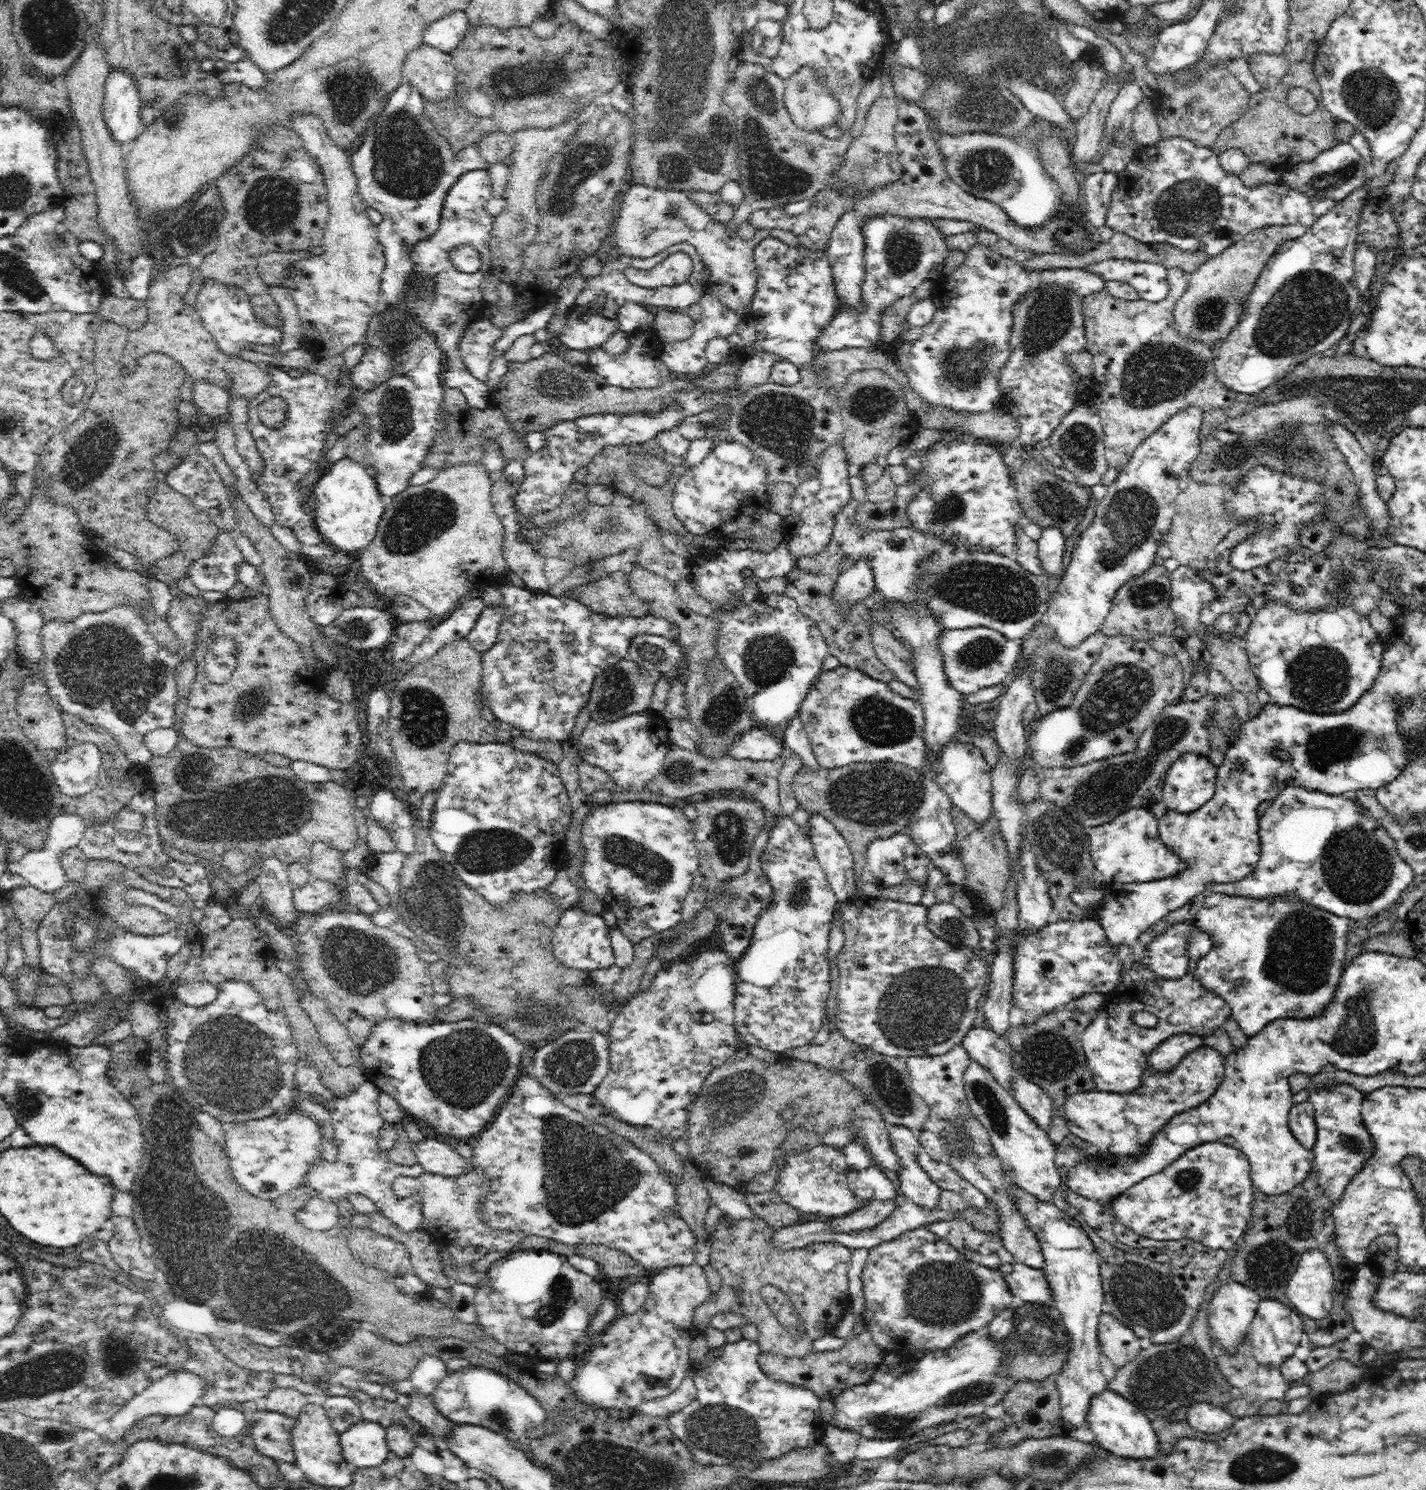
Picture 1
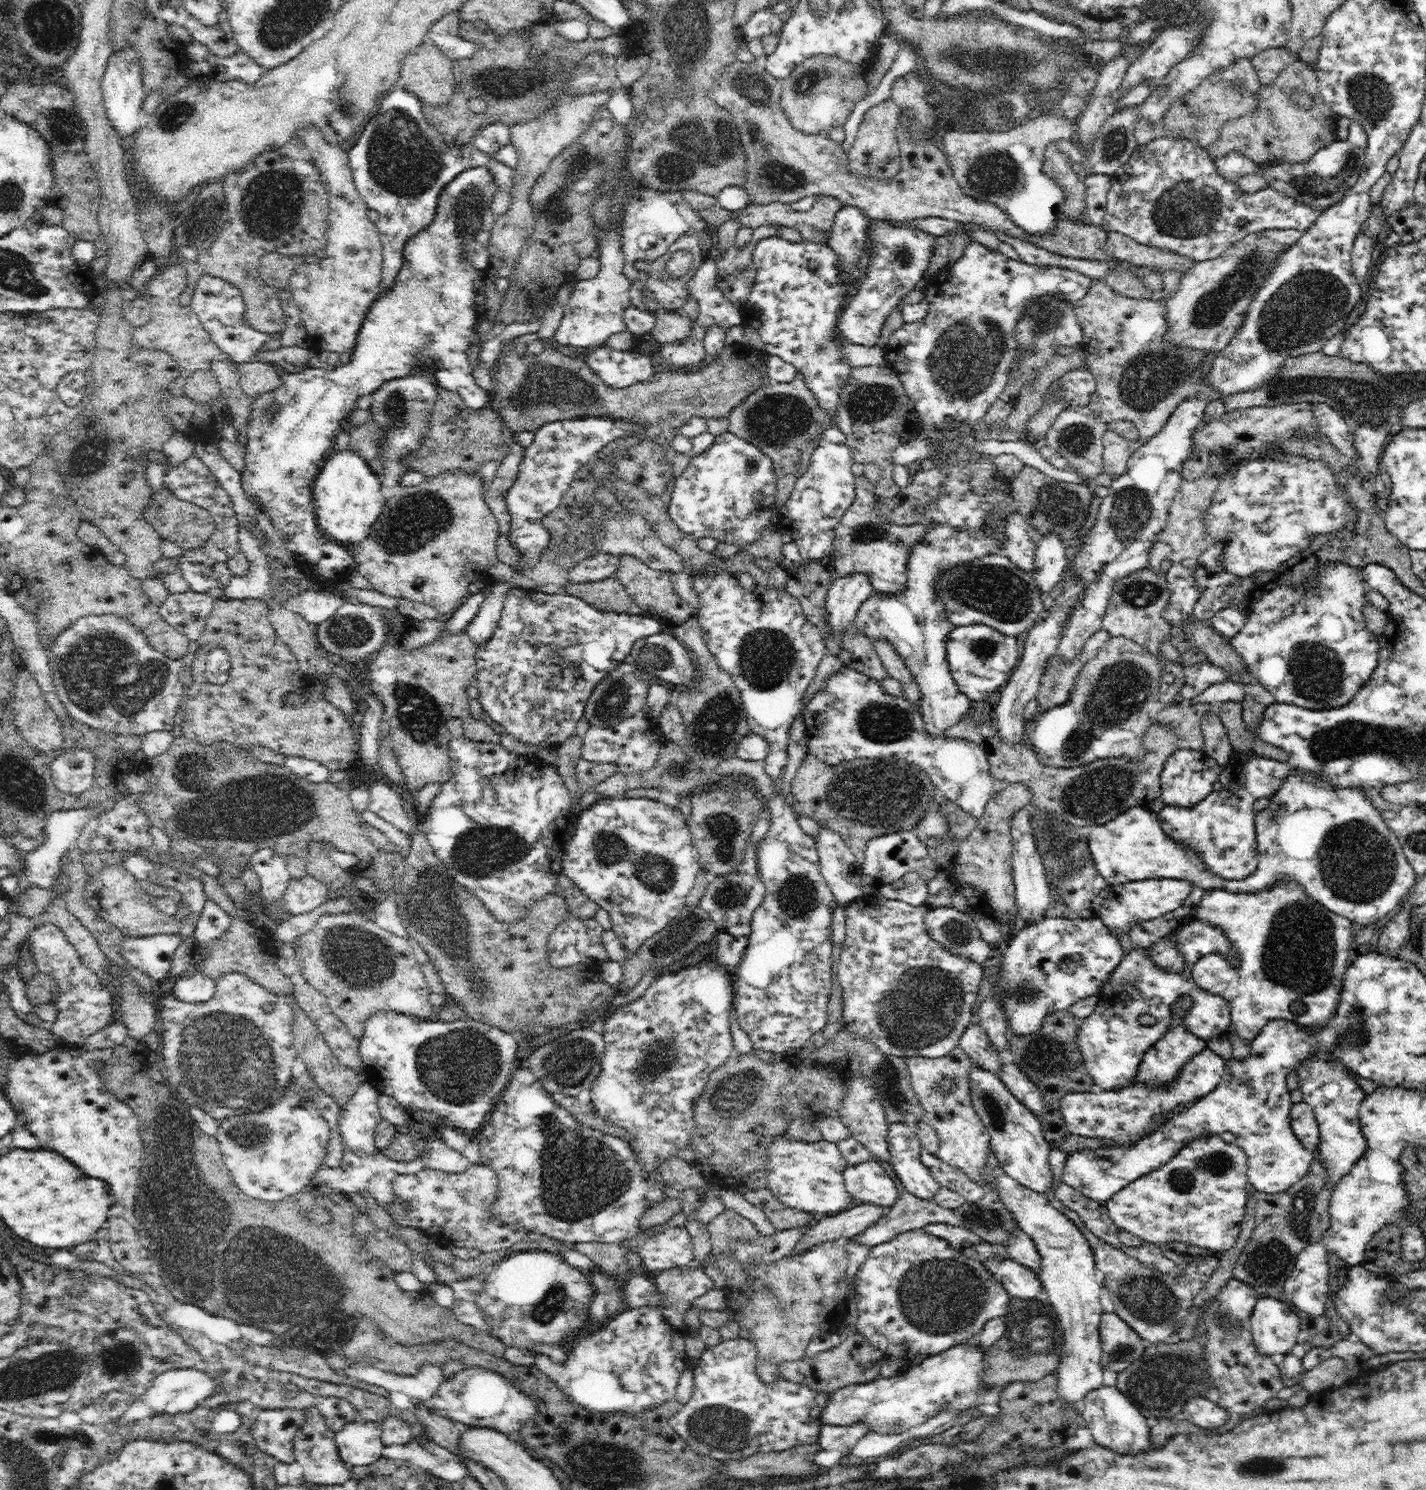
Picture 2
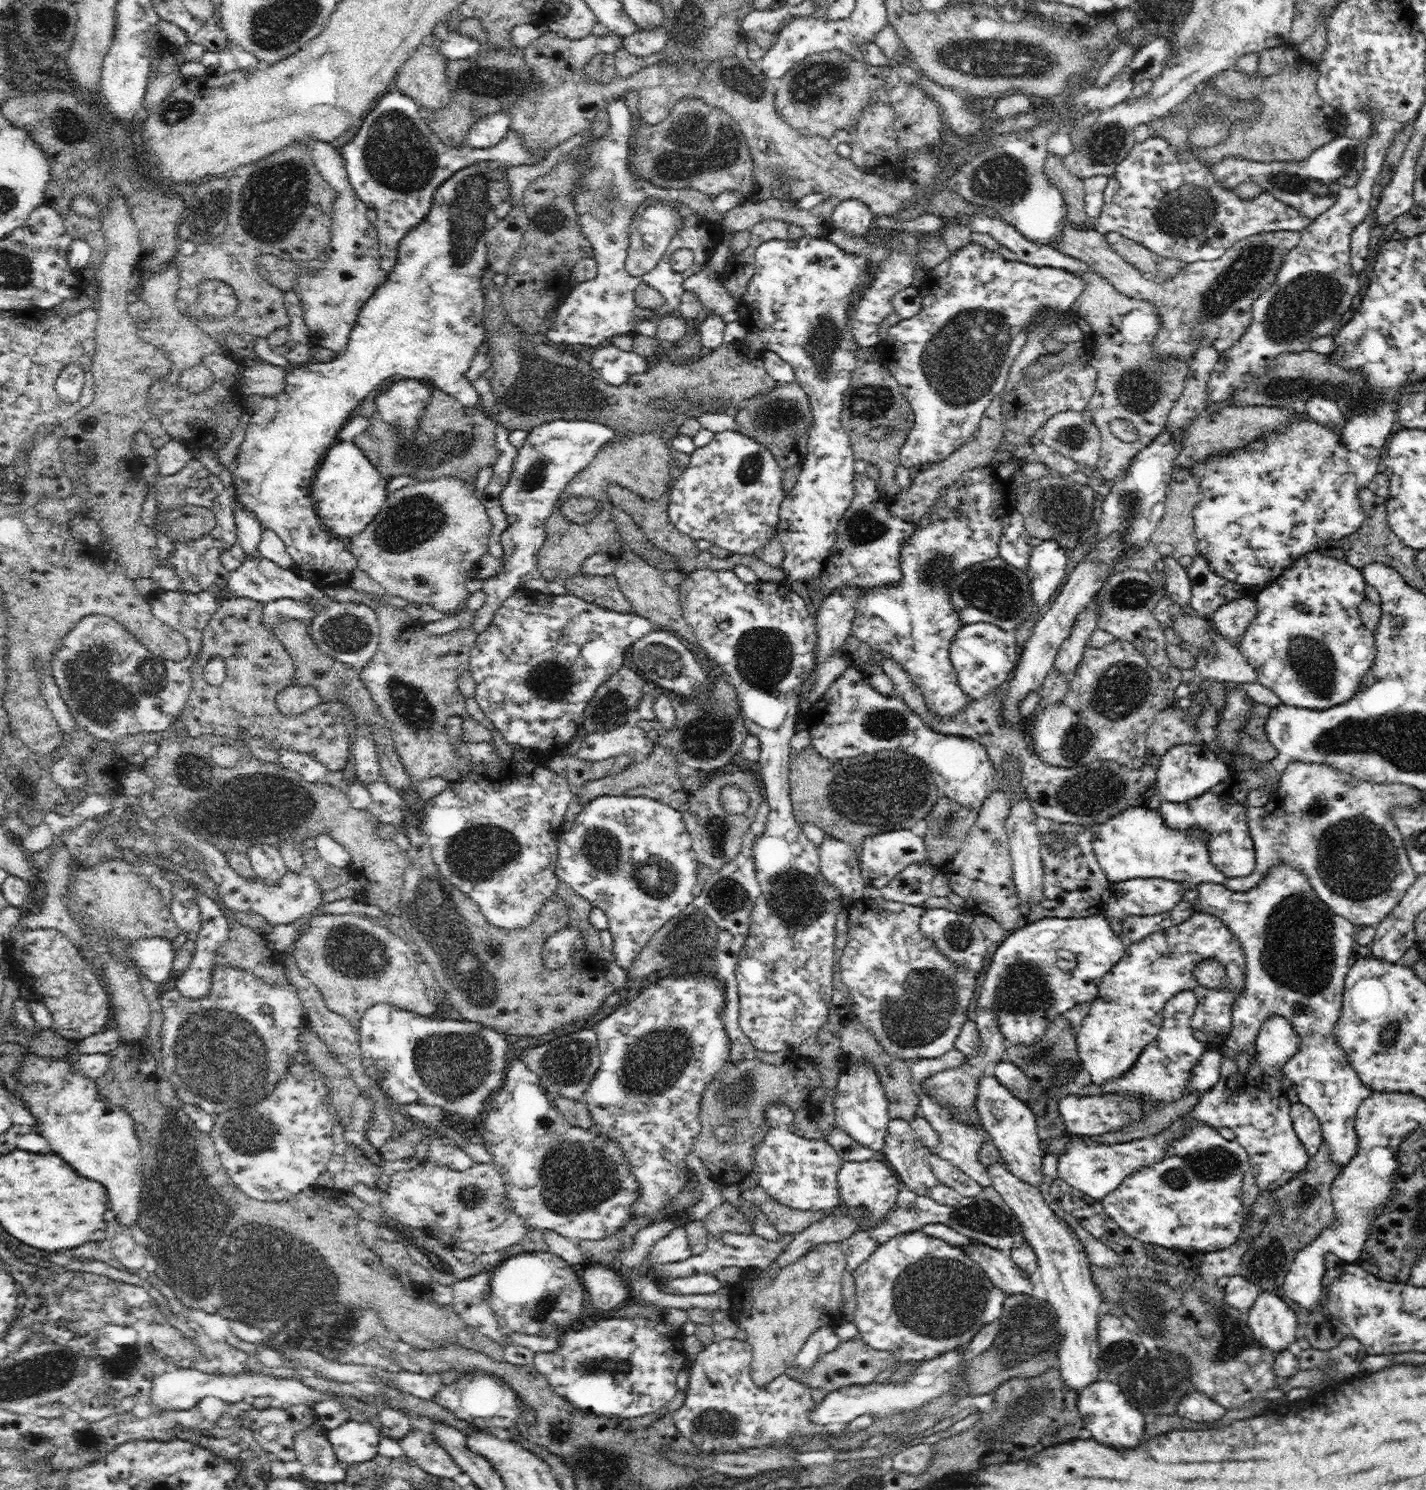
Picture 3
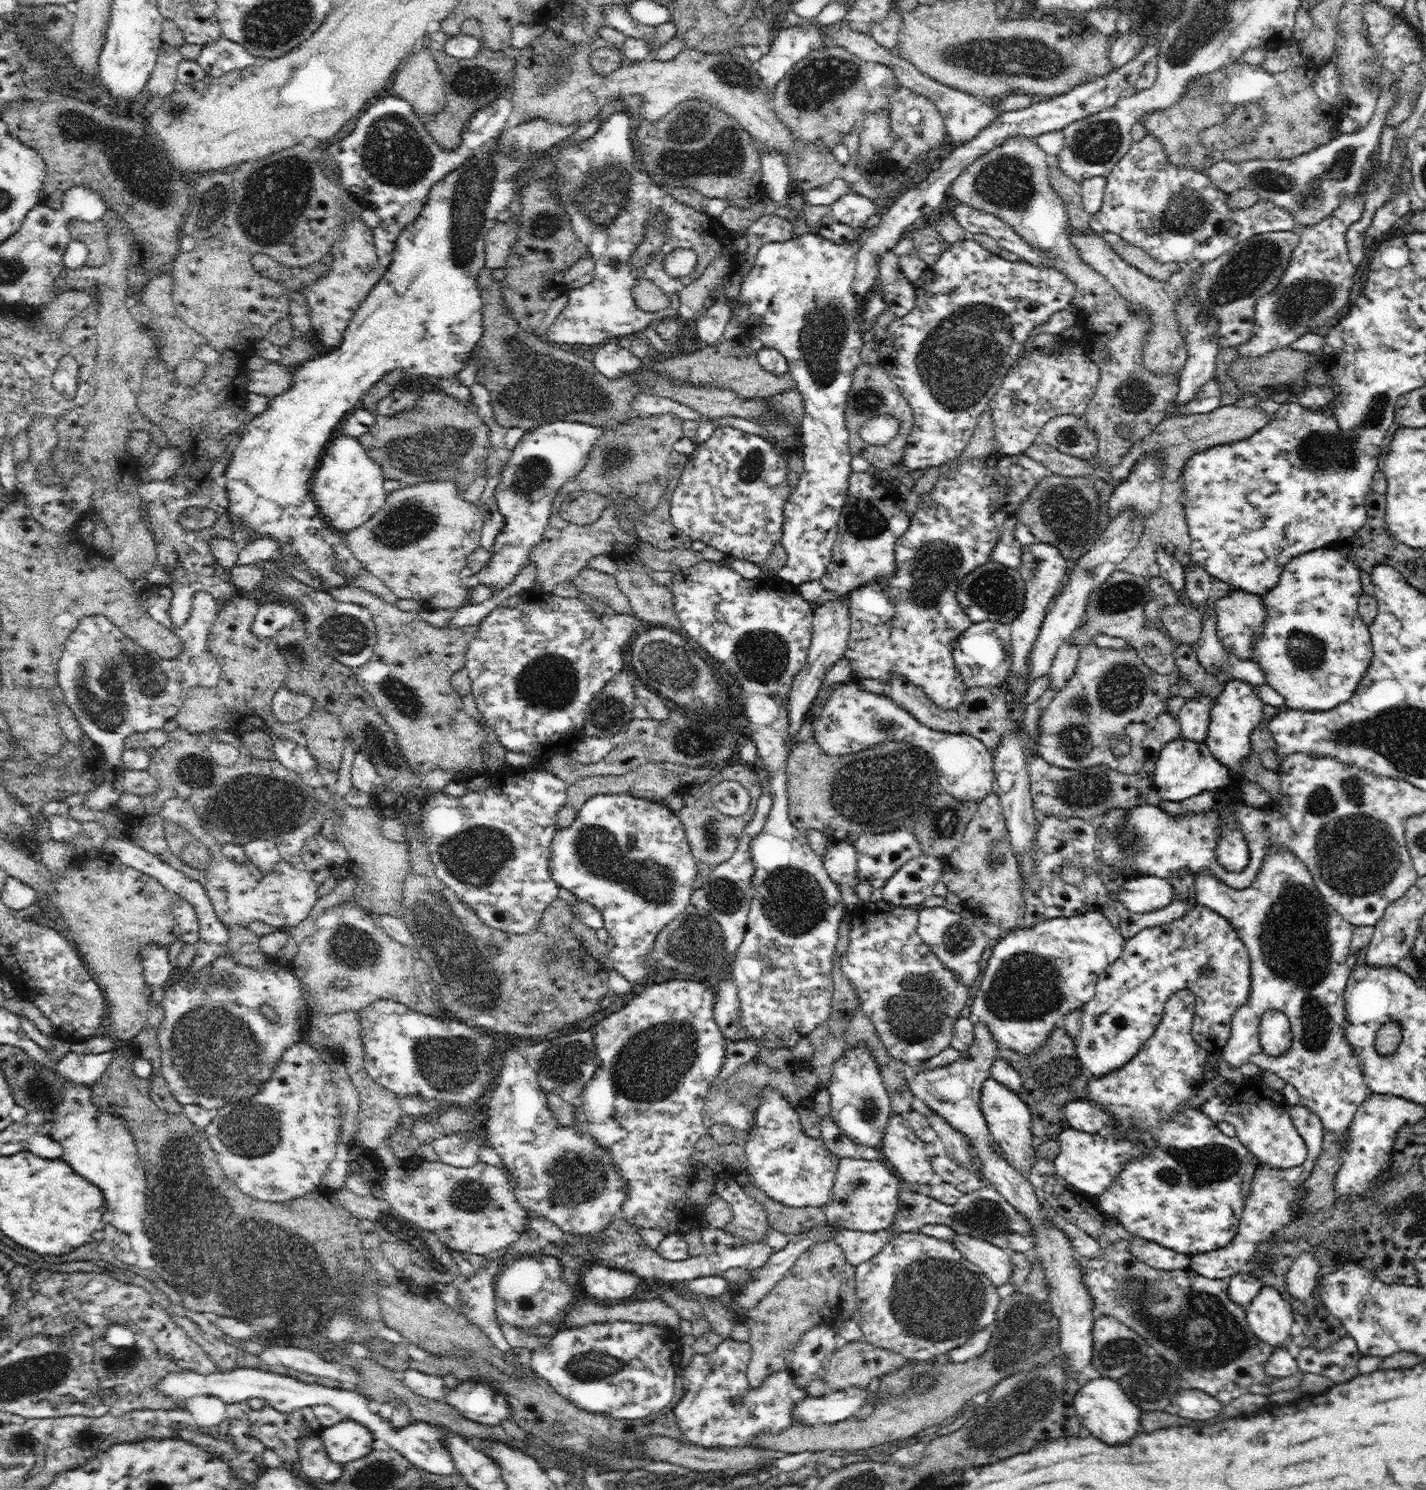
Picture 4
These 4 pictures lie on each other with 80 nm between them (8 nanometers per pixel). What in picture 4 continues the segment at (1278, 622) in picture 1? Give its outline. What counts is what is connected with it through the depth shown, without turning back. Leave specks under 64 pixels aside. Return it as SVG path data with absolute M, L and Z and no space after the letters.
M1322 547L1292 558L1279 576L1278 584L1262 595L1266 616L1252 641L1251 659L1264 671L1265 683L1284 698L1286 708L1328 711L1350 700L1372 660L1369 626L1359 615L1357 604L1362 596L1361 570L1338 548Z

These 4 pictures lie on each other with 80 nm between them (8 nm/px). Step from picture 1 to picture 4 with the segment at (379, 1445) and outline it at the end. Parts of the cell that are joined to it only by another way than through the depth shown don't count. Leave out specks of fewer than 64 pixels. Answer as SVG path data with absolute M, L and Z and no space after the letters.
M341 1419L334 1426L323 1428L319 1434L330 1460L342 1464L364 1458L377 1444L372 1431L352 1419Z

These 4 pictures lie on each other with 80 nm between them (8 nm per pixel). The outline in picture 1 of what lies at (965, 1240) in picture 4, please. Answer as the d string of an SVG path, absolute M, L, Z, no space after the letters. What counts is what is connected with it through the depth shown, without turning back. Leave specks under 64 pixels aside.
M1018 1262L998 1266L996 1269L1004 1275L1012 1296L1019 1296L1021 1302L1052 1304L1052 1289L1048 1287L1042 1269L1035 1269Z

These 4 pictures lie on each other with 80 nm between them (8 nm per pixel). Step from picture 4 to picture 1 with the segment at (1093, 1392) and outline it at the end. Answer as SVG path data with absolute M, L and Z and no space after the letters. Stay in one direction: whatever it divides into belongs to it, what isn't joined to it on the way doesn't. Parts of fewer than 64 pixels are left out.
M1107 1389L1092 1398L1088 1409L1086 1422L1102 1449L1124 1458L1154 1458L1158 1454L1158 1435L1150 1425L1151 1420L1124 1396Z

